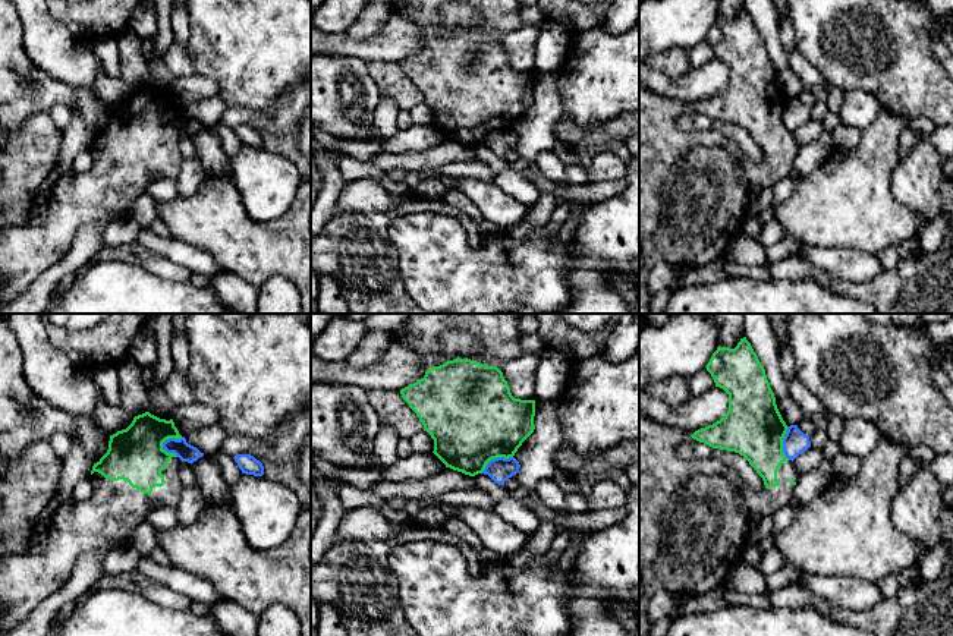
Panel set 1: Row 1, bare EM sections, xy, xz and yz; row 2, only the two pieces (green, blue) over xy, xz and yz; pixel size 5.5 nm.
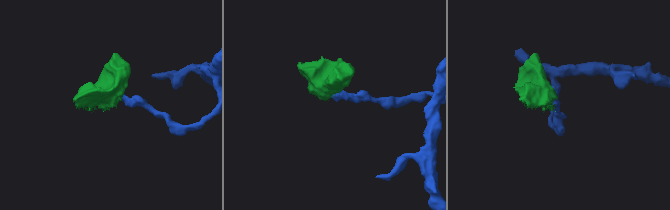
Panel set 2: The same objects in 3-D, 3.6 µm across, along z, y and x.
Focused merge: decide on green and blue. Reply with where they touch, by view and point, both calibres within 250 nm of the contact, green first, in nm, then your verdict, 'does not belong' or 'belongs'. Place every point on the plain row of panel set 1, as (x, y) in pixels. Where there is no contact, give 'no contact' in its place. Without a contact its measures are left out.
contact xy (169, 109); calibres 300 and 100 nm; does not belong

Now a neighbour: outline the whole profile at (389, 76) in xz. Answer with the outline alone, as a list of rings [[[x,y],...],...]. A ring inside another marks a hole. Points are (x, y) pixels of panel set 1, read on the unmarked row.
[[[372,60],[367,63],[367,70],[380,94],[391,97],[400,110],[411,110],[424,103],[422,94],[403,72],[400,63]]]

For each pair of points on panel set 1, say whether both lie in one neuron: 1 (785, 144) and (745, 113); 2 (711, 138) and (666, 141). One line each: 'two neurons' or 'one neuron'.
1: one neuron
2: one neuron

